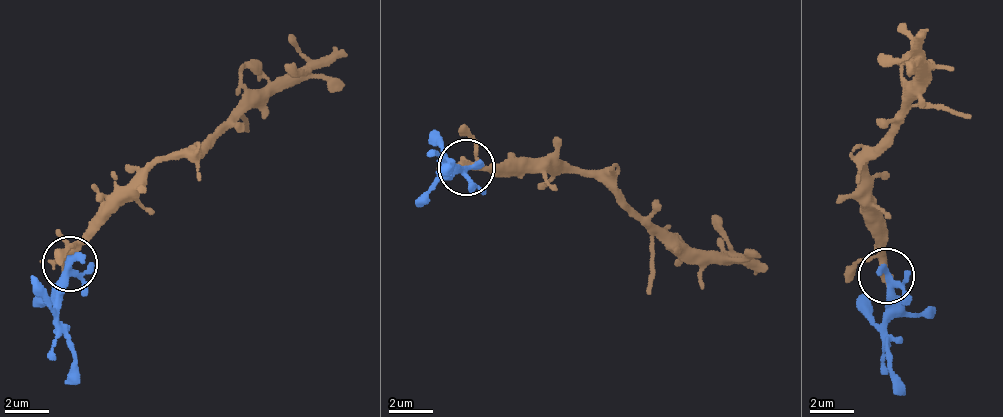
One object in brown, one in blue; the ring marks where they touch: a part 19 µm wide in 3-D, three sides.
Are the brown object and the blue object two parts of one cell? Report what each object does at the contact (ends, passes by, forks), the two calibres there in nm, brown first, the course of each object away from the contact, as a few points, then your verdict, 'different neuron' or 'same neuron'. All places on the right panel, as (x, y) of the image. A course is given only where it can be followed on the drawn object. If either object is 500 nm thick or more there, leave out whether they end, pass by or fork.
brown forks | blue forks | 260/260 nm | brown via (884, 277), (867, 163), (918, 81), (910, 54), (921, 35) | blue via (884, 277), (890, 381), (903, 393) | same neuron

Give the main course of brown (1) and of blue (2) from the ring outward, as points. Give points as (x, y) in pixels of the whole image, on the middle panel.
1: (467, 165), (579, 174), (601, 179), (690, 251), (738, 252), (768, 270)
2: (467, 165), (443, 159), (447, 161), (434, 171)

